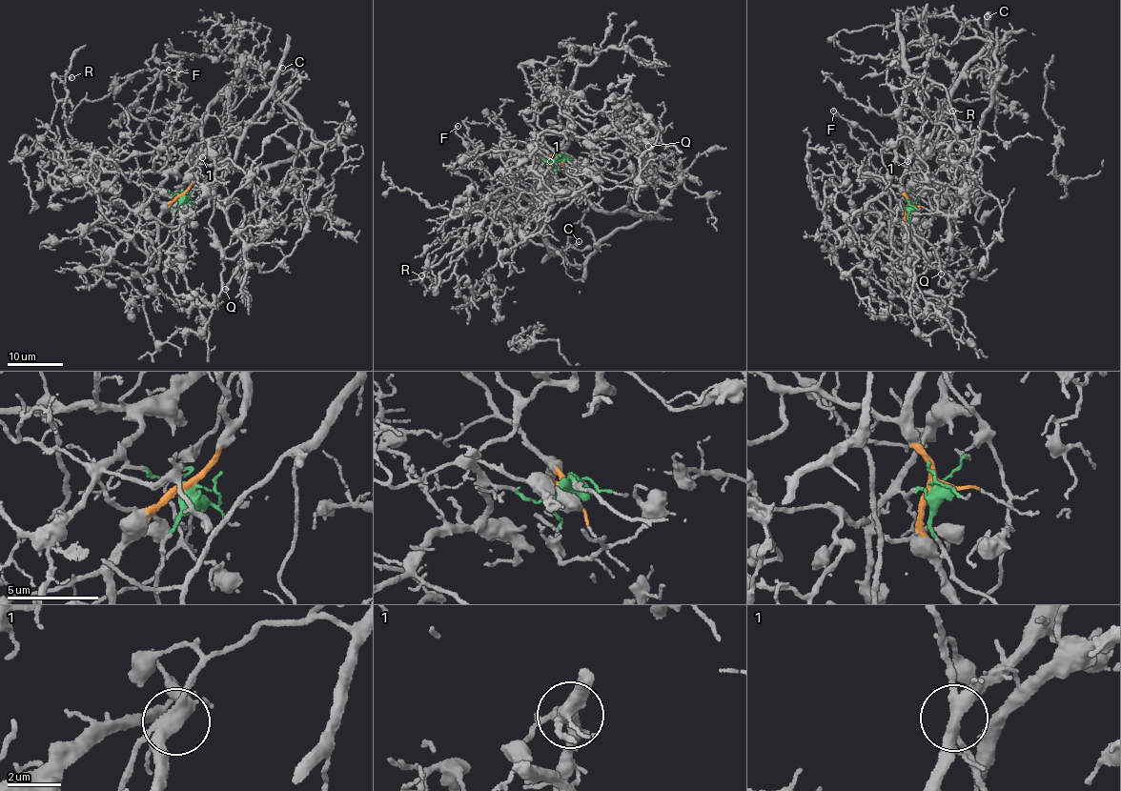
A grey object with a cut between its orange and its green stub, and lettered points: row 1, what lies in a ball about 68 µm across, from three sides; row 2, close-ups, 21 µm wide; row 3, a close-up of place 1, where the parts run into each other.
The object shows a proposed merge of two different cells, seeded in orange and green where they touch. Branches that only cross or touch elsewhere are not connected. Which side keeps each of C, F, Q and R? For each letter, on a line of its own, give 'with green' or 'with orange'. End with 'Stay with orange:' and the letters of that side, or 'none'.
C: with orange
F: with orange
Q: with green
R: with green
Stay with orange: C, F

